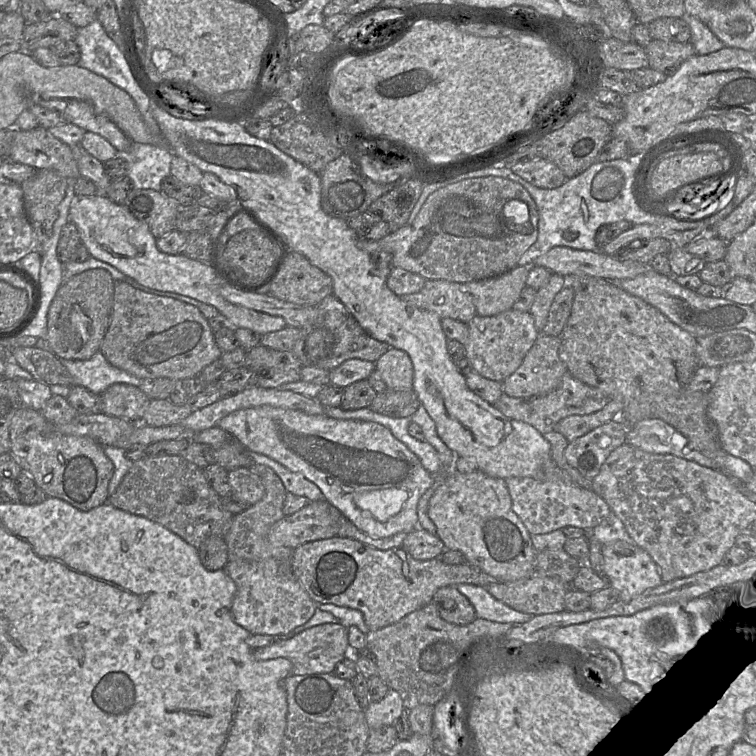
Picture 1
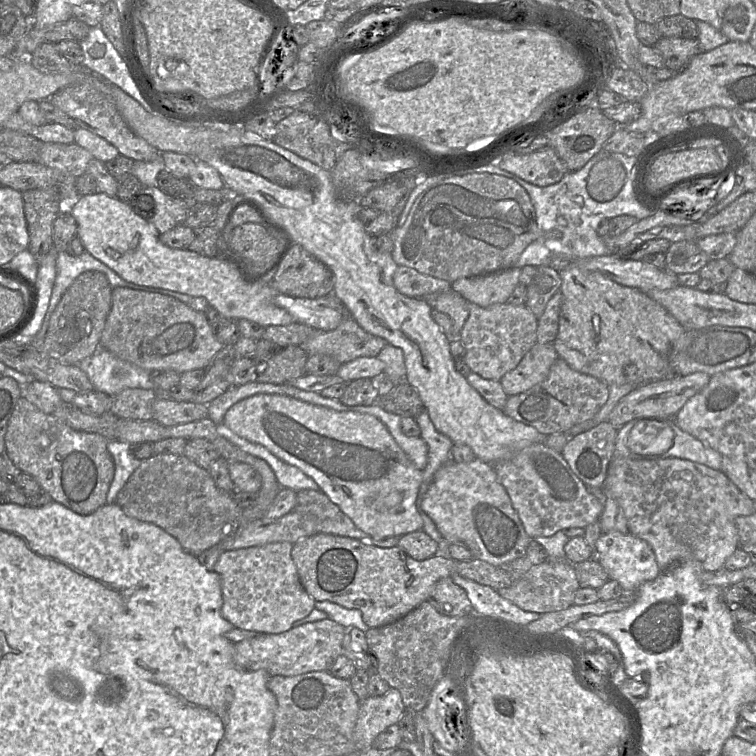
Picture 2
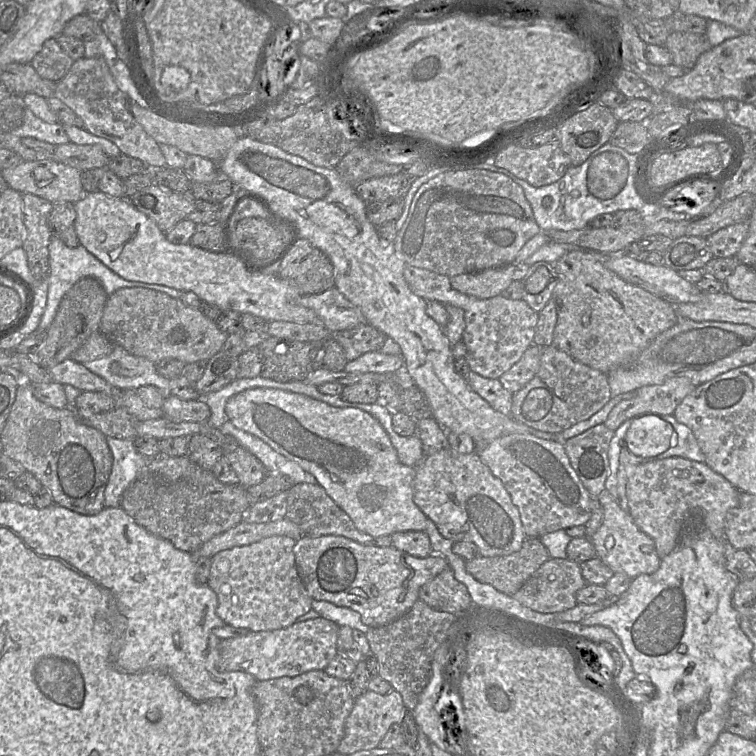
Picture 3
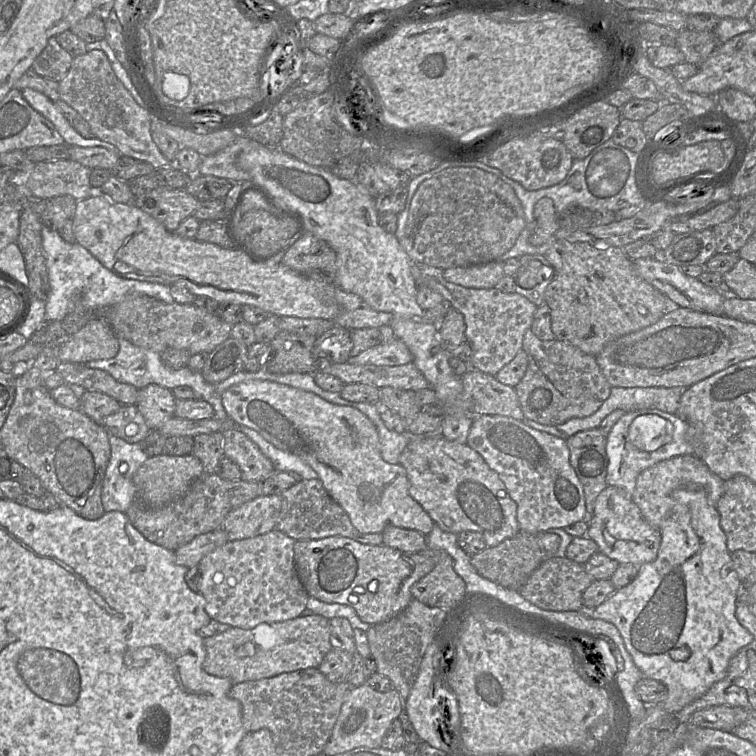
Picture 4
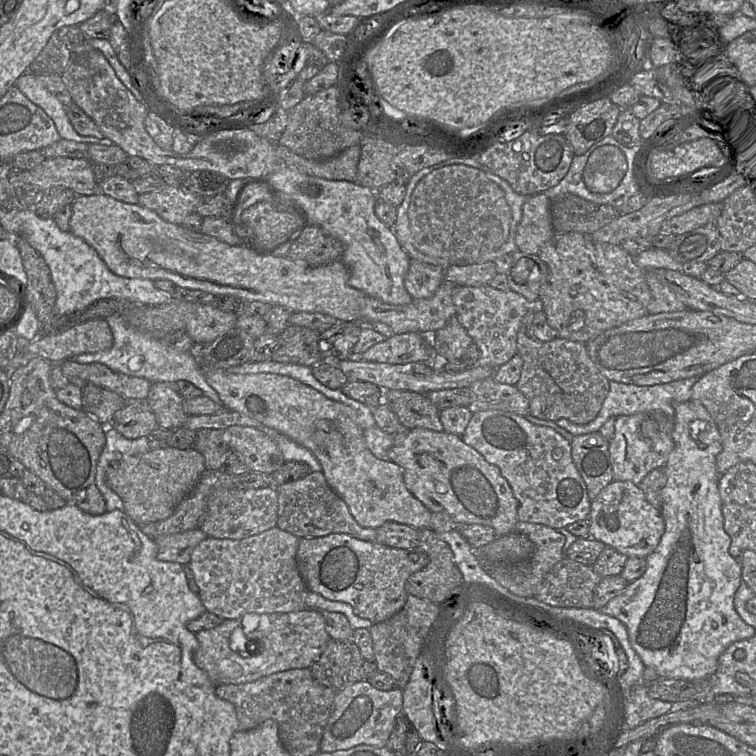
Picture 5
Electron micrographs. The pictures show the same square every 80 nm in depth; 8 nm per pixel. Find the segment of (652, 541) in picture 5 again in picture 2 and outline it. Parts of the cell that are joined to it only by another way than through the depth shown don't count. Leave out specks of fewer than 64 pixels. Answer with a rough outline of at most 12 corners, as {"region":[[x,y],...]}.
{"region":[[611,531],[595,557],[624,592],[661,573],[651,546]]}

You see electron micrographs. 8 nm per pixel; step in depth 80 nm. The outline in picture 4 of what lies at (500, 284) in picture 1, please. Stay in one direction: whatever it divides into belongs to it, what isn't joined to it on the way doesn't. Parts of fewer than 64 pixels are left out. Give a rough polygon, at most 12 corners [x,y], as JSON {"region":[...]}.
{"region":[[503,262],[444,270],[447,282],[491,289],[505,276]]}

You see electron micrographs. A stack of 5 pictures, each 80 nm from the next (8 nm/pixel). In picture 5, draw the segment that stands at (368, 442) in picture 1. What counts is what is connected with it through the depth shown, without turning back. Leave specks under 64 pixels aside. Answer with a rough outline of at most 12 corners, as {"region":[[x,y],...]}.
{"region":[[205,369],[224,409],[310,450],[362,527],[430,529],[354,410],[289,376]]}

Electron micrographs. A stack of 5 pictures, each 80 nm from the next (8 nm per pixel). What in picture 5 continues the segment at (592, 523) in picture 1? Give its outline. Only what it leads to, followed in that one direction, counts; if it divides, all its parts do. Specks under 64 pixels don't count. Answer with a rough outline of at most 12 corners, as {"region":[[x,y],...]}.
{"region":[[511,412],[473,413],[462,440],[497,466],[518,521],[589,517],[571,442]]}

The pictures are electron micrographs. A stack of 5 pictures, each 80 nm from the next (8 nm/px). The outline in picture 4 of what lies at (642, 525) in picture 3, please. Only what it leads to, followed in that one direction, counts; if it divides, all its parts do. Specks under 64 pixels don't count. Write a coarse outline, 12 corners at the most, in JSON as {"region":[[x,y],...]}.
{"region":[[694,454],[641,472],[632,500],[661,529],[682,488],[716,507],[724,481]]}

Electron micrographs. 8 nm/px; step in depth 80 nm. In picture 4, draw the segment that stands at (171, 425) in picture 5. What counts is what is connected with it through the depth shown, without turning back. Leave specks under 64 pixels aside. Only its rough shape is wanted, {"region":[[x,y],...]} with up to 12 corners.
{"region":[[150,384],[135,405],[150,430],[174,417],[171,390]]}

